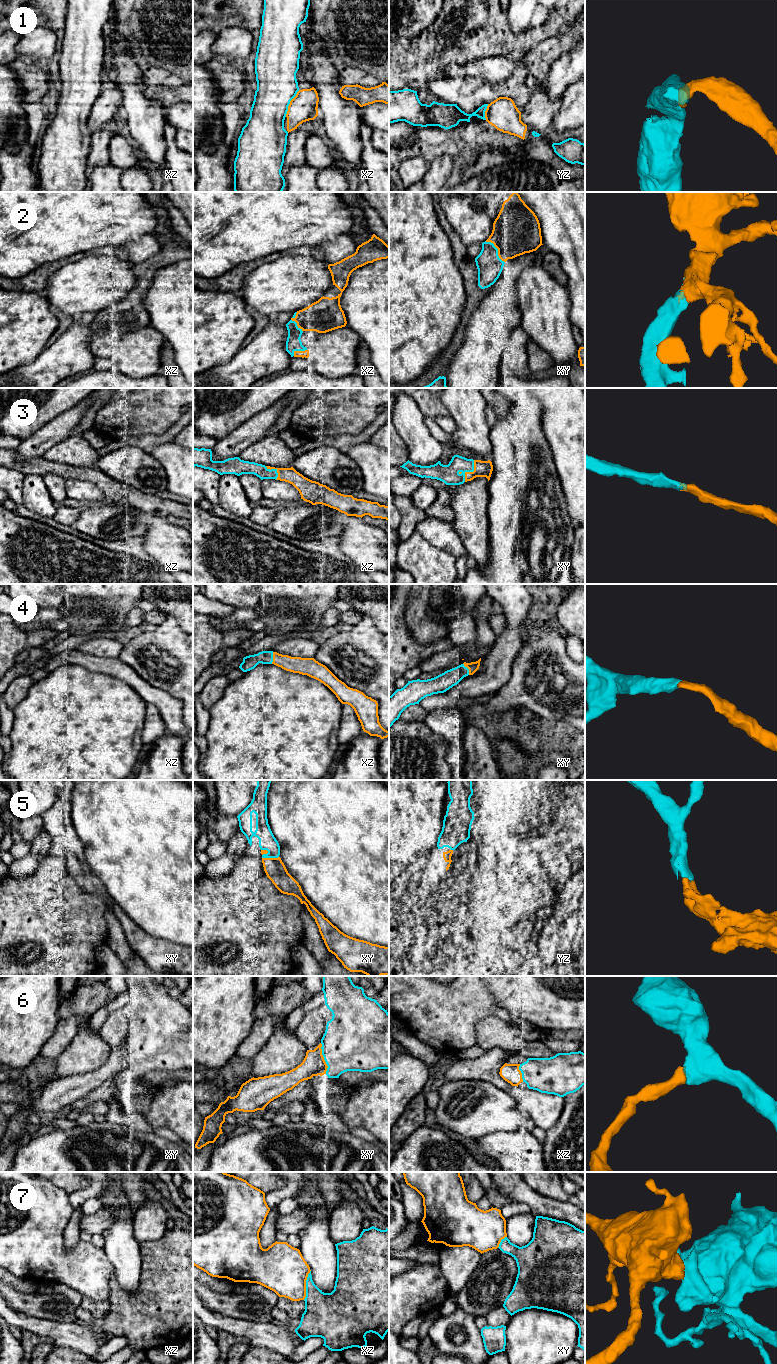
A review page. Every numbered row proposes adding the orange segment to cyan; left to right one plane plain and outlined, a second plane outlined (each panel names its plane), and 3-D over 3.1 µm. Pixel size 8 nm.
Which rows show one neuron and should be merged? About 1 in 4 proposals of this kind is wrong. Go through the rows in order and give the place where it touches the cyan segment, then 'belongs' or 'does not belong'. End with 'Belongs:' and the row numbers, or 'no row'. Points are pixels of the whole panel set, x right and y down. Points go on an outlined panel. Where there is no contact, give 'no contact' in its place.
1: contact xz (289, 103); belongs
2: contact xy (497, 249); belongs
3: contact xy (470, 471); belongs
4: contact xy (468, 669); belongs
5: contact xy (270, 857); belongs
6: contact xy (324, 1058); belongs
7: contact xz (306, 1285); does not belong
Belongs: 1, 2, 3, 4, 5, 6

